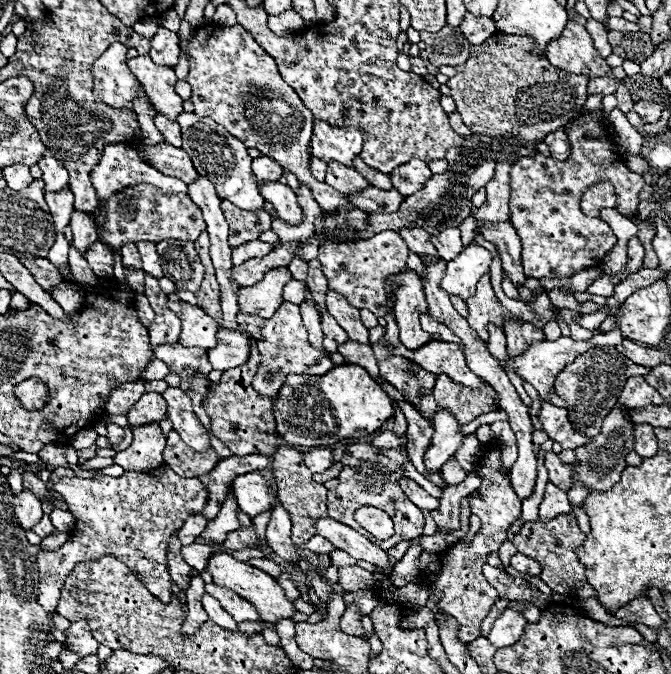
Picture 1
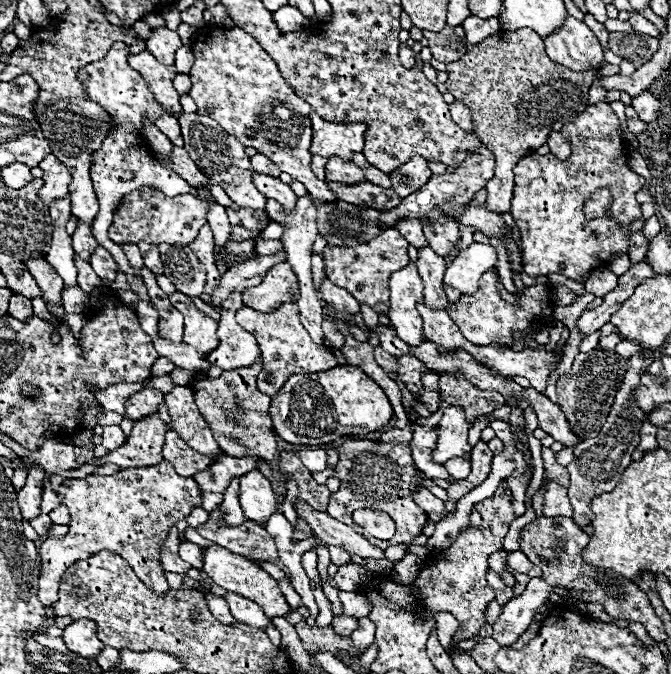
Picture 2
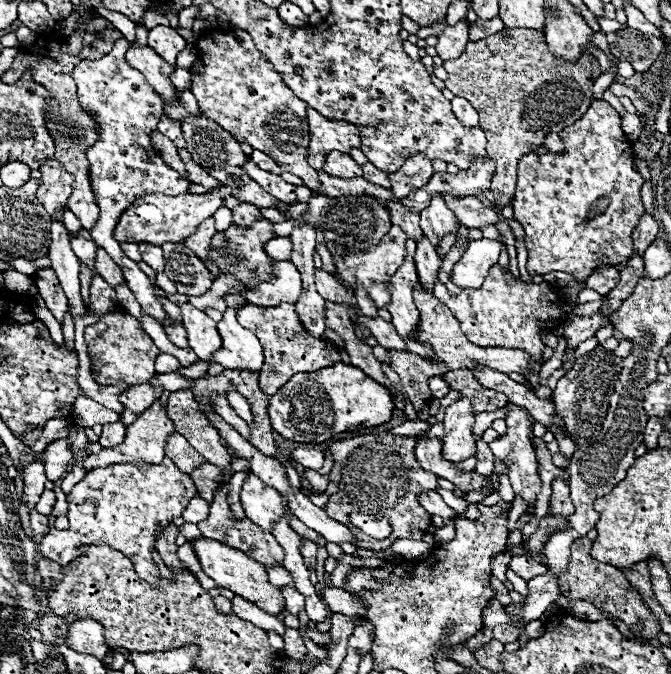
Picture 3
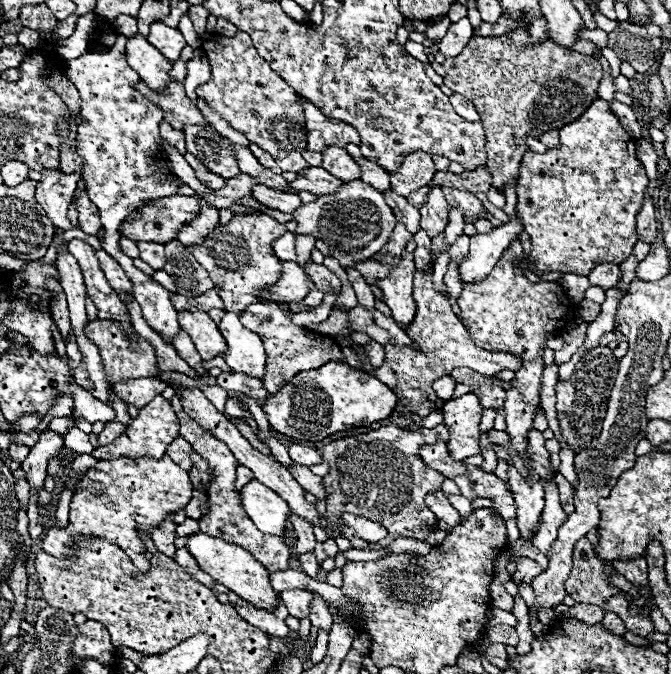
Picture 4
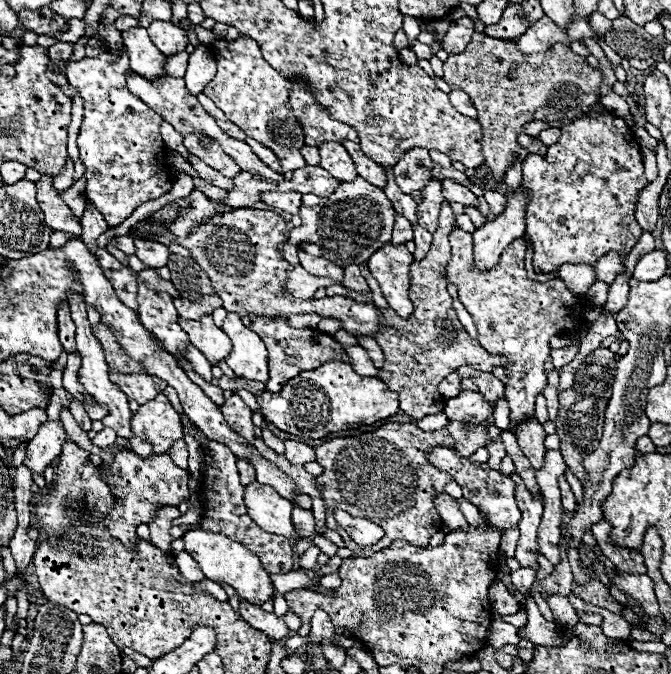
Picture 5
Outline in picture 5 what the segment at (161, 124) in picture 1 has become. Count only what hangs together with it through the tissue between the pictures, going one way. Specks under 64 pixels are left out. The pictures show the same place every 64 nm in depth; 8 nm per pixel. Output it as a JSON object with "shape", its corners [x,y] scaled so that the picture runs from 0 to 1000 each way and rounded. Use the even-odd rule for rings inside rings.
{"shape":[[[241,181],[241,187],[238,187],[238,199],[241,199],[244,214],[247,214],[253,223],[262,223],[262,226],[265,226],[268,231],[274,231],[274,234],[280,234],[280,231],[283,231],[283,228],[280,228],[280,223],[274,220],[274,214],[271,214],[274,202],[271,202],[271,199],[265,199],[265,196],[256,190],[256,184]]]}

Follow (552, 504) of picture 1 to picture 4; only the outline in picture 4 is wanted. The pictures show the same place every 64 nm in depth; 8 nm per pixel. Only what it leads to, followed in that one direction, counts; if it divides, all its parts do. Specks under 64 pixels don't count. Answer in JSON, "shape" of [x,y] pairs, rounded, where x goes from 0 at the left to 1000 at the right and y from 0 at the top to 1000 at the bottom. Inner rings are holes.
{"shape":[[[829,703],[829,718],[832,718],[832,730],[835,730],[835,745],[838,745],[838,754],[844,763],[852,763],[855,760],[855,736],[852,736],[852,721],[844,715],[844,709],[838,703]]]}

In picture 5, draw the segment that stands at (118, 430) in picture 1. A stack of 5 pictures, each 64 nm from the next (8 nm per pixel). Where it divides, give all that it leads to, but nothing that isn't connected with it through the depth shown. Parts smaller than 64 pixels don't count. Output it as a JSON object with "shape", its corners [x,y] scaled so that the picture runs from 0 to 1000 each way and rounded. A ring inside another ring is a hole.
{"shape":[[[155,635],[137,650],[137,659],[146,665],[161,665],[161,662],[170,662],[173,650],[176,650],[176,644],[167,635]]]}

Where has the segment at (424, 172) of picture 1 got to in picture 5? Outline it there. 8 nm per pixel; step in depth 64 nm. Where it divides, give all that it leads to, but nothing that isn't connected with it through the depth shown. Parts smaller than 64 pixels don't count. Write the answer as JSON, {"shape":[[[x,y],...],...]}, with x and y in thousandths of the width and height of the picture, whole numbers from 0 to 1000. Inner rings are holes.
{"shape":[[[614,220],[587,246],[587,264],[602,288],[614,288],[632,279],[632,270],[644,264],[644,237],[635,220]]]}

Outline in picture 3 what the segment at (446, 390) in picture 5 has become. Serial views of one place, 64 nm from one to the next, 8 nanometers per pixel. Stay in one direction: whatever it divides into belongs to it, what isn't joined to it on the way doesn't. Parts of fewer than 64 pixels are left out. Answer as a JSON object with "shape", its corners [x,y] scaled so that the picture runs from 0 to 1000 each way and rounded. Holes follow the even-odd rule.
{"shape":[[[650,558],[650,561],[641,564],[641,579],[644,579],[644,588],[647,588],[647,591],[662,591],[662,588],[671,582],[671,576],[668,576],[668,570],[662,567],[659,558]]]}

